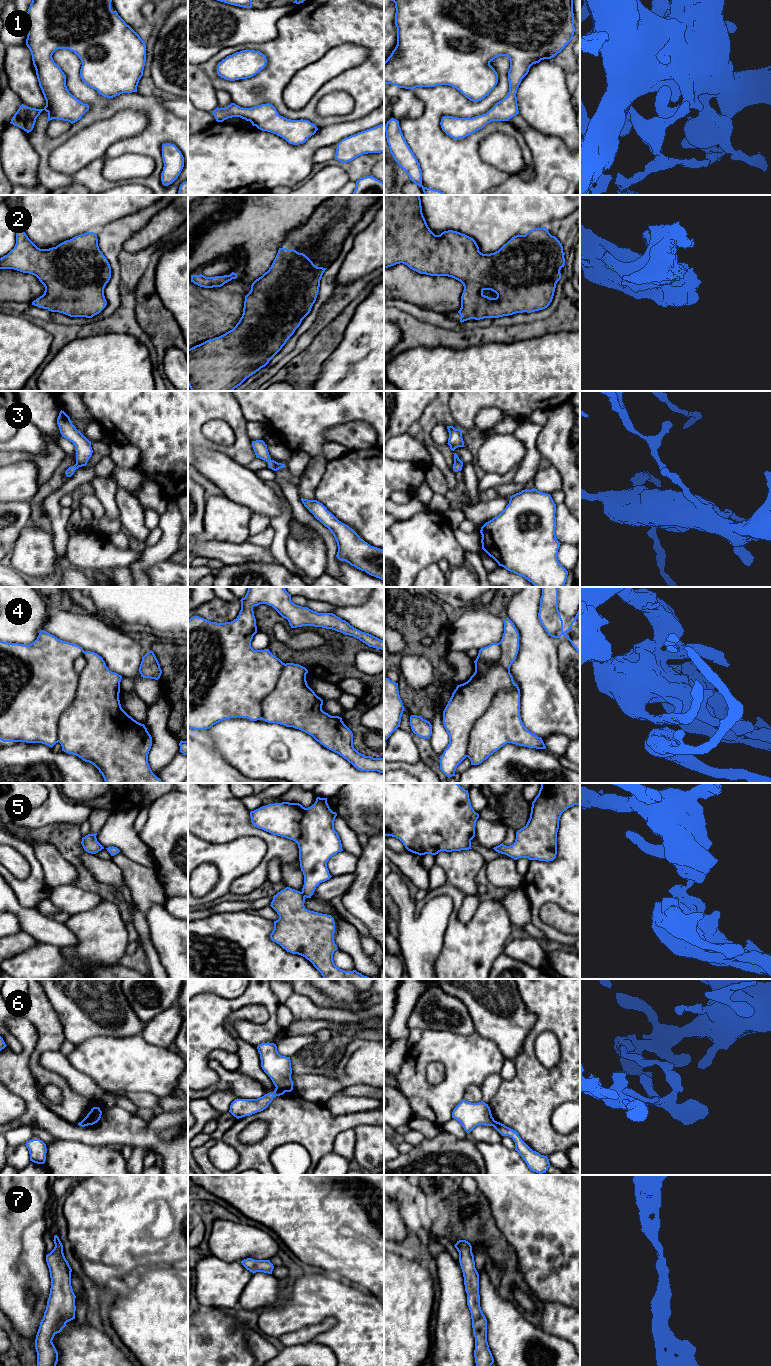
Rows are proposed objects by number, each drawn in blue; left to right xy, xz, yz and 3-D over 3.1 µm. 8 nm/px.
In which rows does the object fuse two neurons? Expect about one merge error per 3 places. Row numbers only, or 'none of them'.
5, 6

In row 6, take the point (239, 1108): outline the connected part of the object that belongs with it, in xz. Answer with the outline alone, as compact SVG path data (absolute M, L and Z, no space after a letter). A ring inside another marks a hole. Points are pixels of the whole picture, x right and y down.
M275 1088L273 1093L267 1093L257 1099L235 1099L231 1105L229 1112L237 1119L250 1116L266 1109L276 1096L283 1095L286 1091Z

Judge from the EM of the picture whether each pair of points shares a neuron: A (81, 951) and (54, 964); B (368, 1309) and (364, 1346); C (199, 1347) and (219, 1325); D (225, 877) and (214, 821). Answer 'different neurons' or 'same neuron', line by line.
A: different neurons
B: same neuron
C: same neuron
D: different neurons

